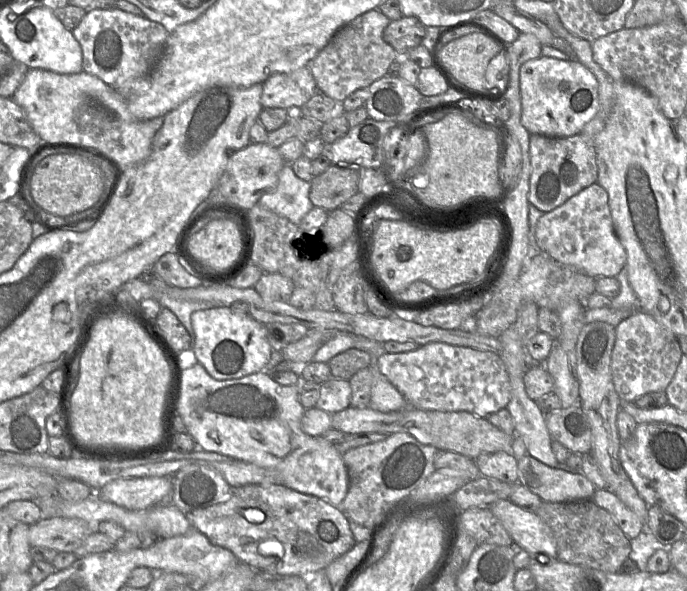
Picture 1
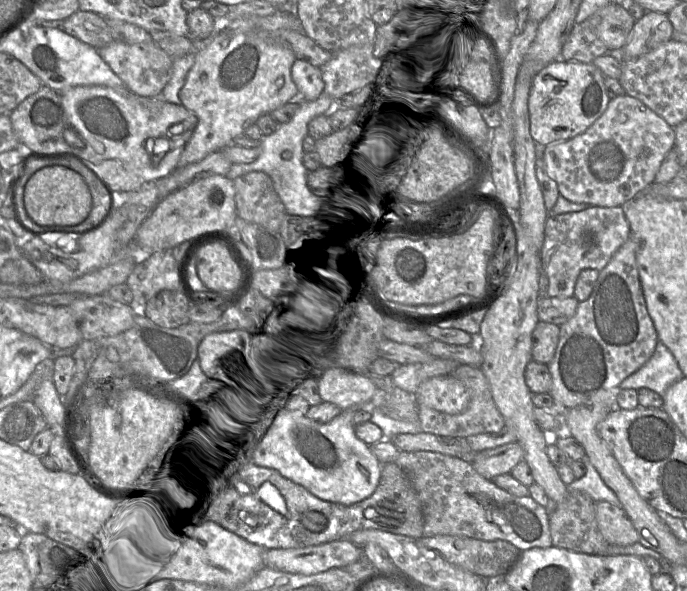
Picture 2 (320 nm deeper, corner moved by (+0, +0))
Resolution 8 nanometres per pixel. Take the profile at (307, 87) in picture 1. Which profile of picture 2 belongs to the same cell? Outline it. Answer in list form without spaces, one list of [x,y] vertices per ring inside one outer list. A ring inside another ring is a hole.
[[[296,59],[292,69],[291,77],[302,101],[314,101],[324,92],[324,81],[320,67],[316,67],[307,60]]]

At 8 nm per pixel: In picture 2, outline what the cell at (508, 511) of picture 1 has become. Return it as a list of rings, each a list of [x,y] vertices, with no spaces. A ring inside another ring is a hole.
[[[431,451],[401,452],[394,461],[409,477],[421,503],[424,537],[450,535],[505,540],[520,551],[552,546],[548,509],[530,495],[517,497],[481,476],[469,460]]]

